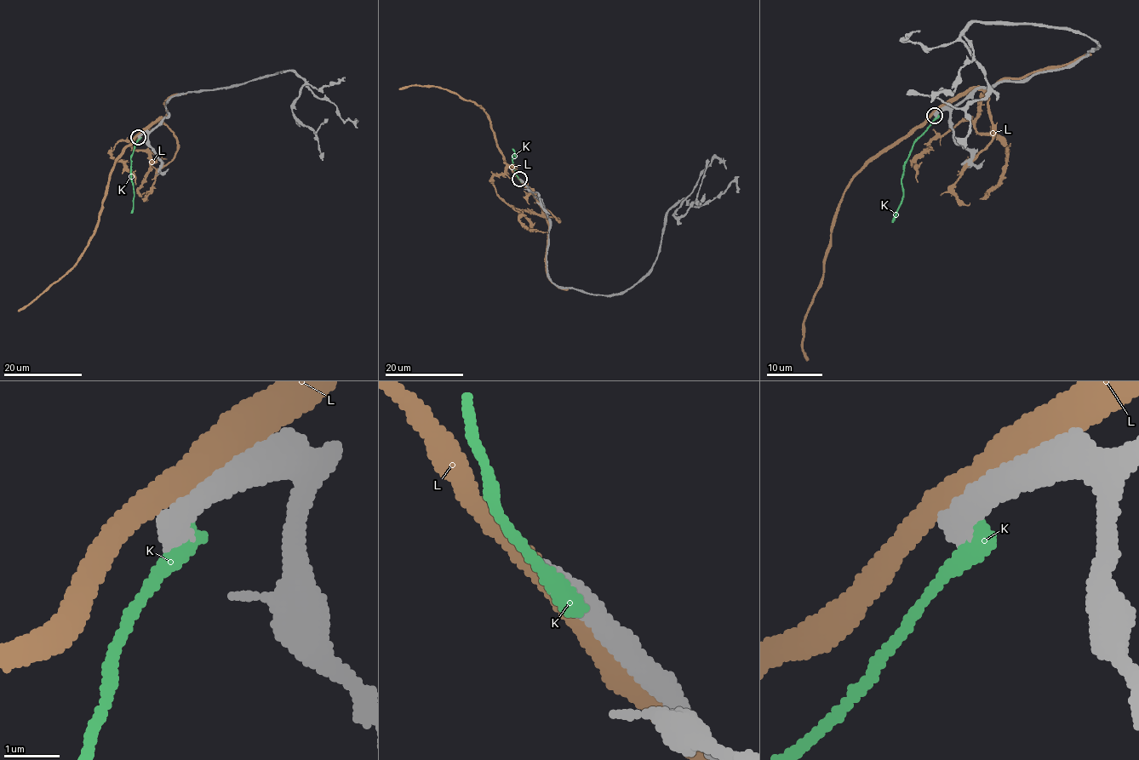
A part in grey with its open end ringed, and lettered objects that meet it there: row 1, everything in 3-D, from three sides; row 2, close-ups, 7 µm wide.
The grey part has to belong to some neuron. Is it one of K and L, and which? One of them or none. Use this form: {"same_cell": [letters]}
{"same_cell": []}

